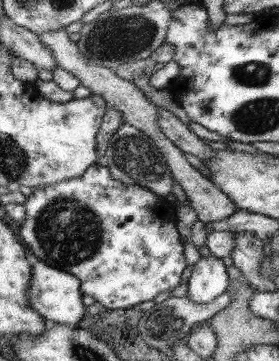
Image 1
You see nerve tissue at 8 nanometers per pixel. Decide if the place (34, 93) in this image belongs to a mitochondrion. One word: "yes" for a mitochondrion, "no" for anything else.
no

